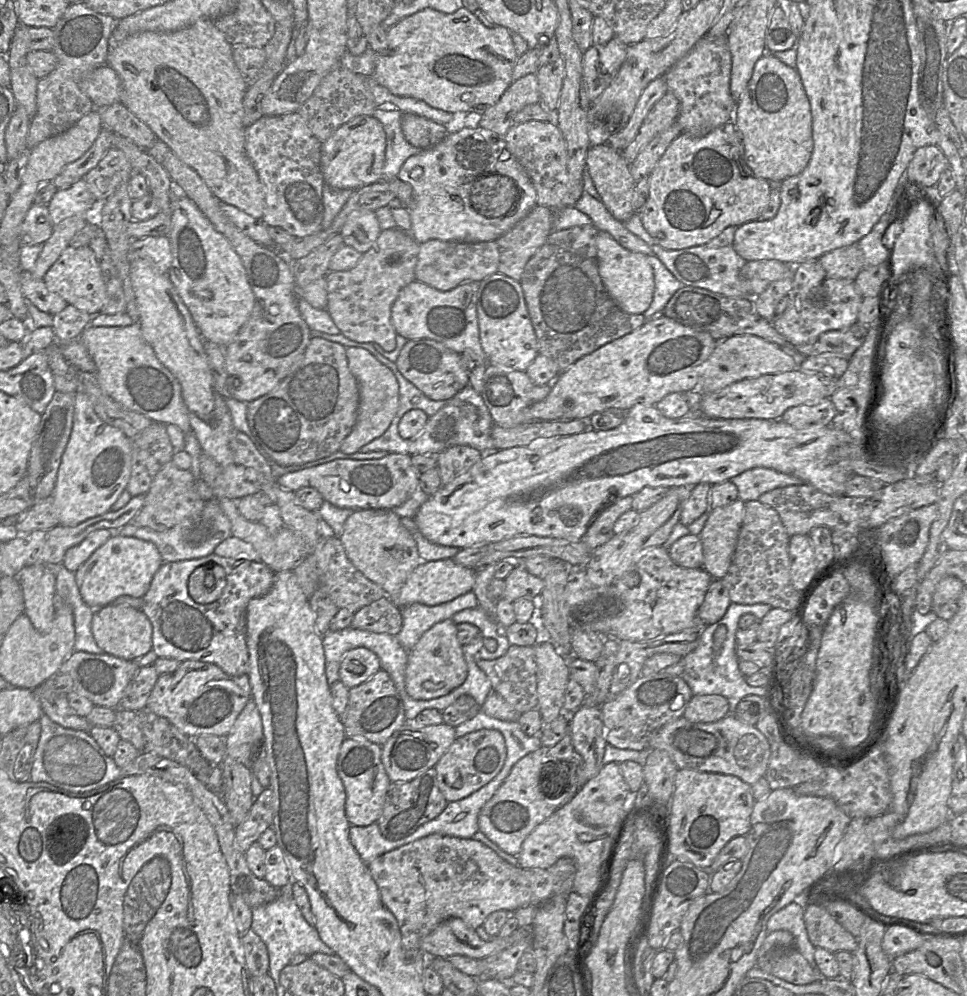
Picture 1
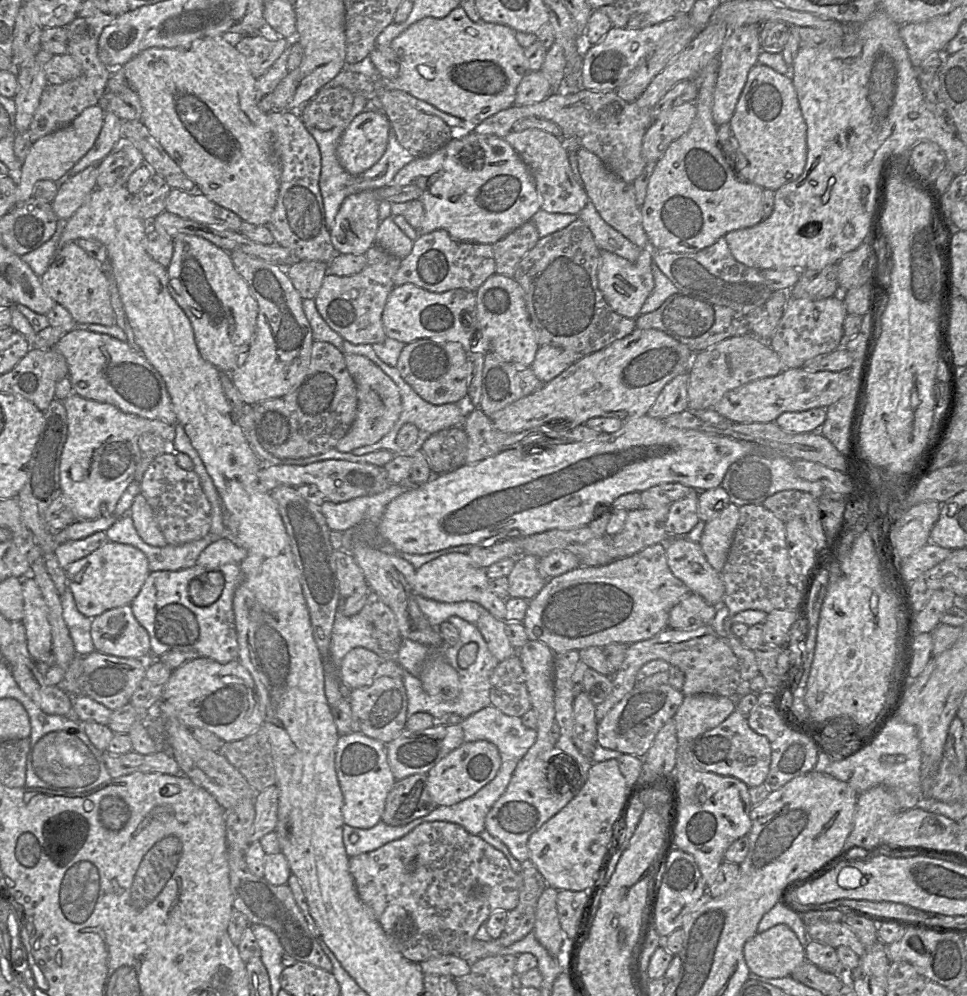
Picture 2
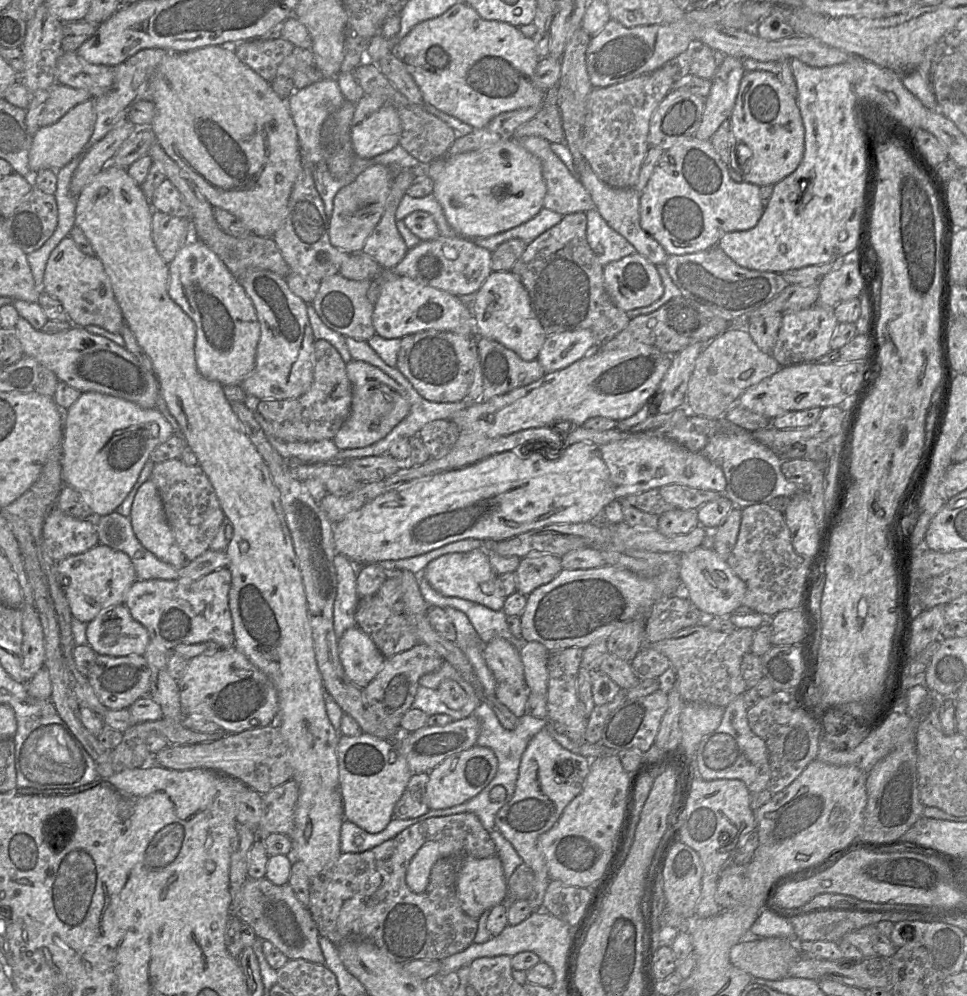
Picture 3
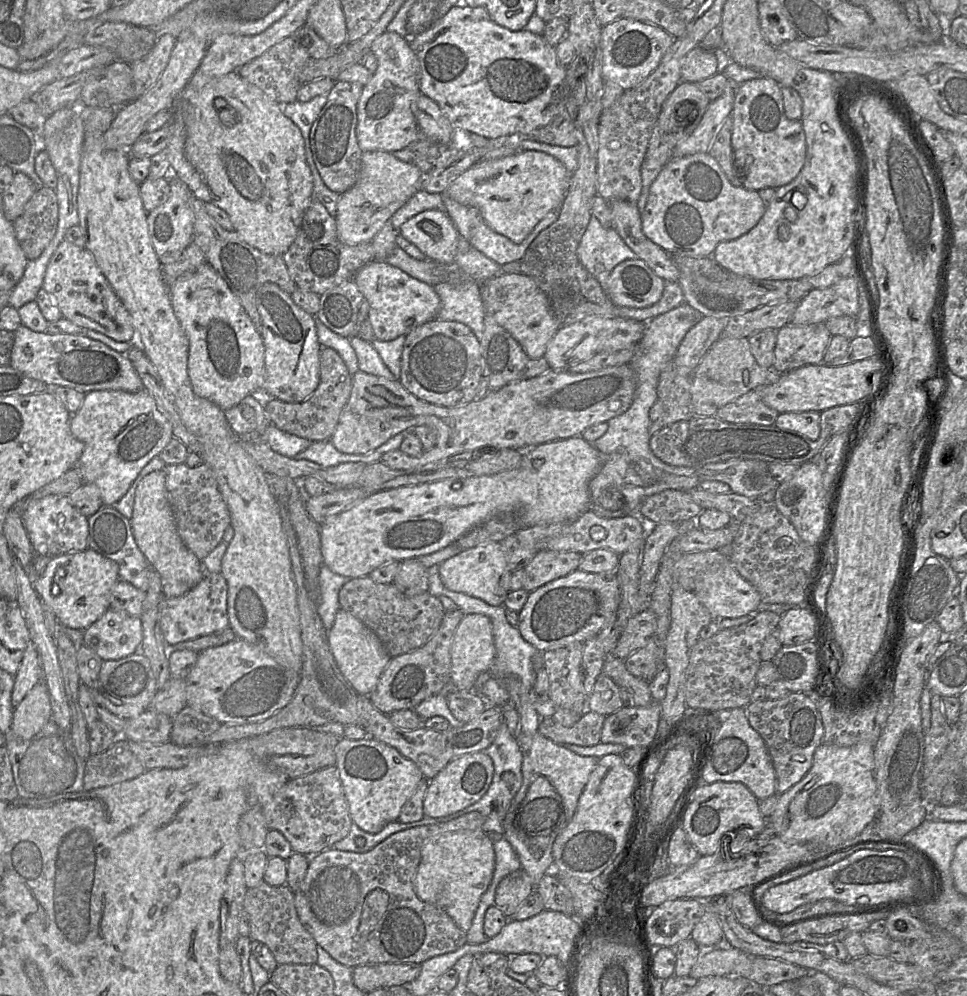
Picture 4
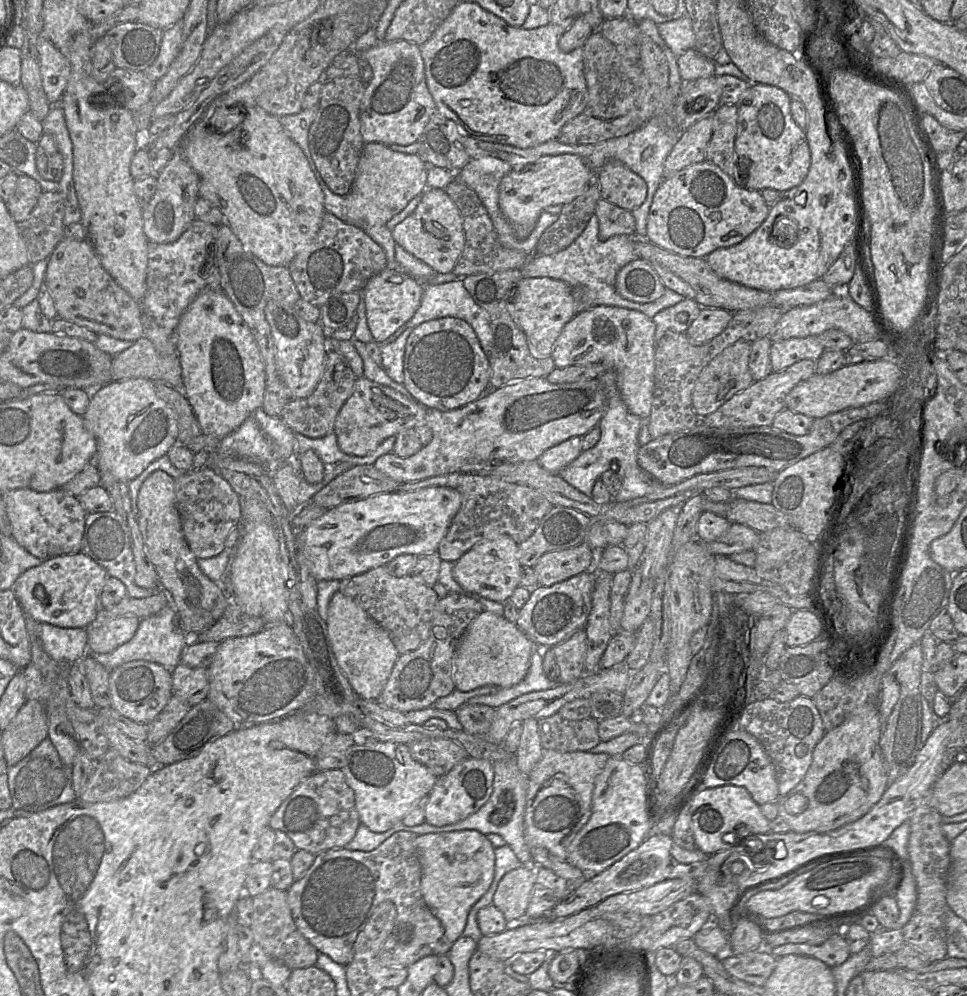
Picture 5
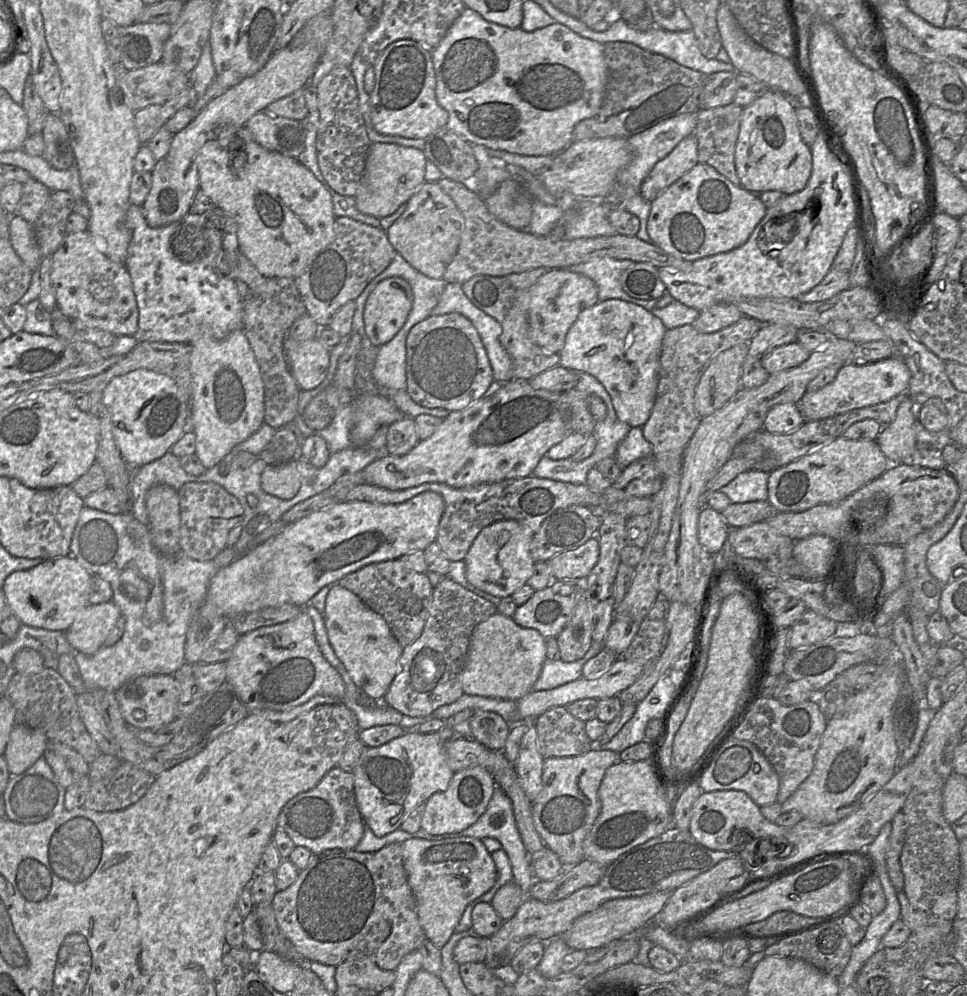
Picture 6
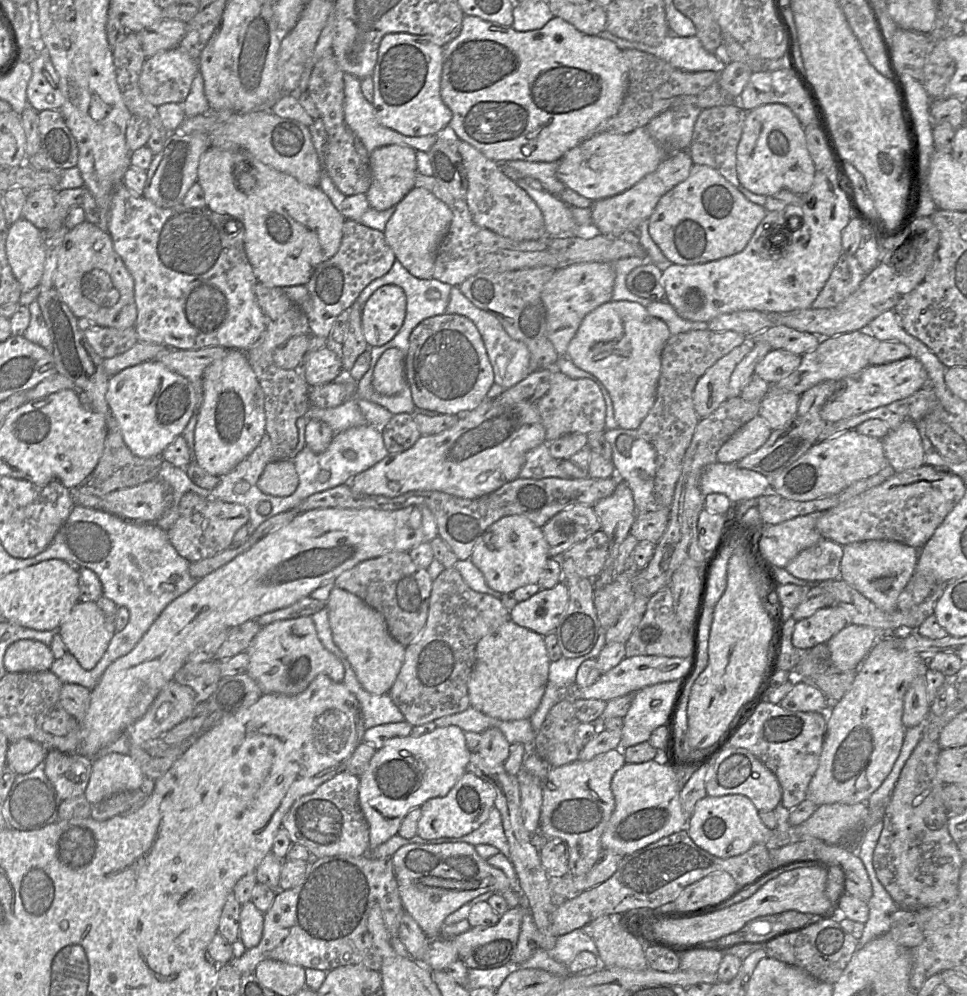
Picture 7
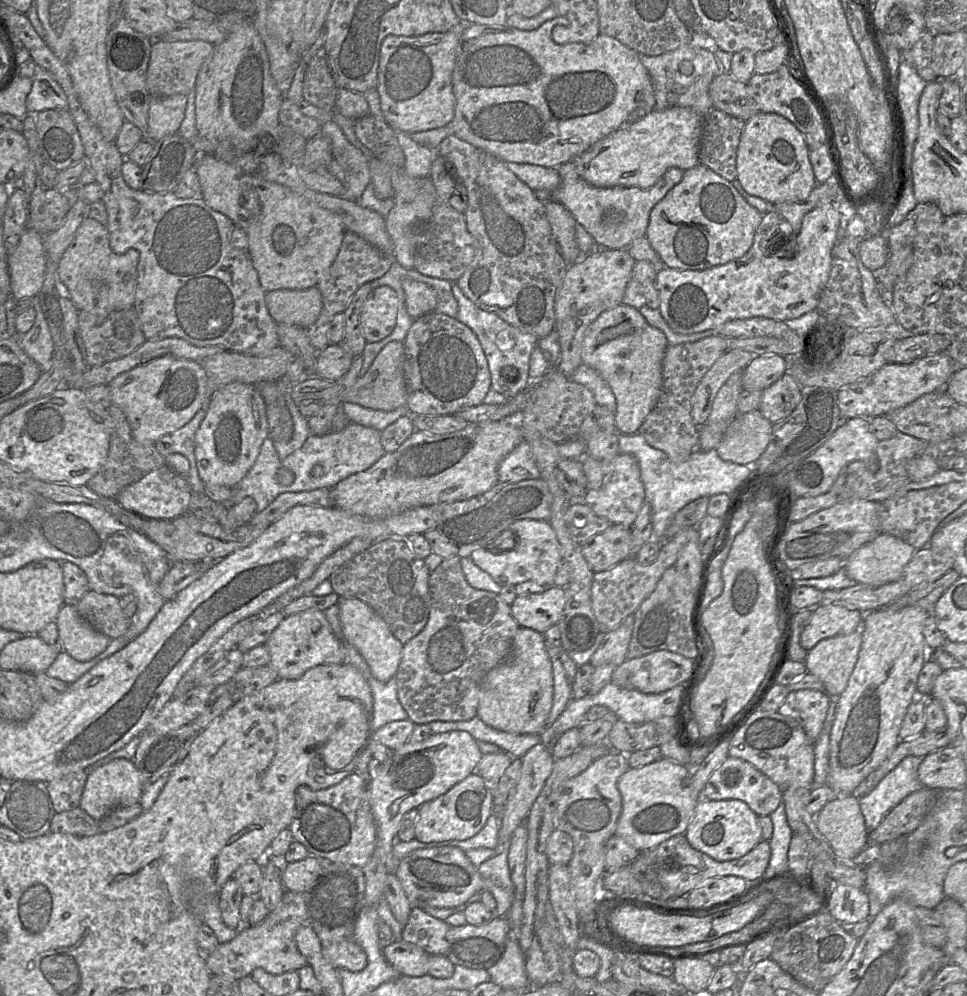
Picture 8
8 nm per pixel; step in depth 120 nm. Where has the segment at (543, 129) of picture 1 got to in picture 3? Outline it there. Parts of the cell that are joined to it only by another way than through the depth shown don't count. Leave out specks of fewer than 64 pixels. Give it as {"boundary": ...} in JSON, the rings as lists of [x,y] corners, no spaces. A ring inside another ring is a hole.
{"boundary":[[[536,136],[516,140],[540,162],[546,185],[543,208],[562,216],[595,209],[590,194],[580,183],[576,173],[571,173],[551,150],[550,143]]]}

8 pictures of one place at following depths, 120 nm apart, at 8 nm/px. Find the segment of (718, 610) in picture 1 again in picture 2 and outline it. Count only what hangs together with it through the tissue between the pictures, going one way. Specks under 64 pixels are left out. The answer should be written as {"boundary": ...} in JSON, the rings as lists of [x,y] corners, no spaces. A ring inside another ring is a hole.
{"boundary":[[[689,593],[670,610],[668,628],[689,631],[711,625],[716,612],[701,596]]]}

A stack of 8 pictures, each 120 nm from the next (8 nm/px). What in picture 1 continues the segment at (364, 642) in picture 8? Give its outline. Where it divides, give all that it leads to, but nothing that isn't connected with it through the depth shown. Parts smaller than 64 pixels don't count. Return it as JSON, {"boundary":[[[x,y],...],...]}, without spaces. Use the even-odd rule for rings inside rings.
{"boundary":[[[357,647],[343,656],[339,679],[350,689],[364,683],[380,669],[380,660],[374,652],[365,647]]]}

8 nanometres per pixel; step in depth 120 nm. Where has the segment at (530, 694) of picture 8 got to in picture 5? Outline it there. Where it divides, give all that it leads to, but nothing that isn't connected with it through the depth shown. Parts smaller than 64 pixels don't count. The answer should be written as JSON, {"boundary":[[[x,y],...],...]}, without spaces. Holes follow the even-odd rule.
{"boundary":[[[483,611],[468,625],[456,646],[453,658],[455,689],[469,692],[482,686],[508,688],[518,684],[527,675],[536,648],[540,647],[515,623]]]}

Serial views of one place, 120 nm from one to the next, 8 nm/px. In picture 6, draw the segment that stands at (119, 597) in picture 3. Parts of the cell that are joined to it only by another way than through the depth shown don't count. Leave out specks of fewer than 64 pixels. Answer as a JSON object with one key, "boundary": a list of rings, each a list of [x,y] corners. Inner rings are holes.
{"boundary":[[[74,557],[44,560],[34,568],[9,575],[2,586],[6,601],[22,625],[66,631],[88,605],[92,574]]]}

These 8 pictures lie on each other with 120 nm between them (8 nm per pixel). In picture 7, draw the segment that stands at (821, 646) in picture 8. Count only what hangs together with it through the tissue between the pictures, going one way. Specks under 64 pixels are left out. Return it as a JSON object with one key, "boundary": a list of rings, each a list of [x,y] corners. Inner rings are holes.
{"boundary":[[[848,624],[826,643],[832,665],[841,671],[858,671],[878,637],[879,631],[874,628]]]}

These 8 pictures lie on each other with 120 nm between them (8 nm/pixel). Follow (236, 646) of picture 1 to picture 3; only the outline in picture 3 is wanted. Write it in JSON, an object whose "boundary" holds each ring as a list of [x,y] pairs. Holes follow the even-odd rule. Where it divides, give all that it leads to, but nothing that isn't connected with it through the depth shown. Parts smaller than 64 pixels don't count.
{"boundary":[[[223,567],[197,580],[136,580],[127,591],[124,605],[148,630],[150,639],[167,651],[180,644],[203,642],[213,642],[220,649],[228,649],[235,646],[228,601],[231,579],[230,570]]]}

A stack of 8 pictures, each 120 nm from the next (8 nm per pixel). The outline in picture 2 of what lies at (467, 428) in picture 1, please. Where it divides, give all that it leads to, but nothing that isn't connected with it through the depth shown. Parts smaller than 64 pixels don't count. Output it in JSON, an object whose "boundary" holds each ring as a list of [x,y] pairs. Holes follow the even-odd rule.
{"boundary":[[[344,340],[343,352],[345,354],[355,354],[355,355],[364,356],[368,358],[370,361],[372,361],[374,364],[376,364],[397,385],[400,391],[401,401],[402,401],[402,411],[400,413],[398,420],[395,422],[394,426],[392,427],[392,429],[378,442],[351,451],[351,453],[354,455],[361,456],[379,450],[387,450],[393,453],[394,455],[412,457],[417,450],[421,450],[421,438],[426,438],[431,434],[437,433],[441,430],[450,427],[454,427],[454,426],[461,427],[463,421],[472,412],[473,408],[479,408],[479,406],[478,407],[470,406],[464,404],[463,402],[449,403],[443,405],[433,405],[426,402],[412,389],[412,387],[409,384],[407,384],[403,380],[396,367],[391,367],[386,363],[384,363],[380,358],[378,358],[378,356],[373,351],[372,345],[370,344],[354,345]],[[407,423],[411,423],[417,427],[420,433],[420,442],[419,444],[413,445],[409,449],[403,451],[396,444],[396,436],[399,430],[401,429],[401,427]]]}

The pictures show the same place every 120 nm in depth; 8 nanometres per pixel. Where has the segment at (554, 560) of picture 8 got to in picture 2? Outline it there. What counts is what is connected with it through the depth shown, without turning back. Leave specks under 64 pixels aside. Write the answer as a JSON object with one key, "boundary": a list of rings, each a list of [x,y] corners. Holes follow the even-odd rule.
{"boundary":[[[467,553],[446,554],[419,567],[415,573],[413,590],[416,595],[438,602],[472,601],[497,619],[505,620],[506,617],[506,600],[492,591],[486,569],[475,564]]]}

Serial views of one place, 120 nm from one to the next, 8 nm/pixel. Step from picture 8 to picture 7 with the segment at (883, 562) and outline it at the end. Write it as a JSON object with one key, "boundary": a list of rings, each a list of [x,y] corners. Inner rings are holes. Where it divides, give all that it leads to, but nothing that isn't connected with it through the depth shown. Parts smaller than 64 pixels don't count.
{"boundary":[[[868,540],[843,546],[840,577],[885,612],[898,609],[900,593],[915,573],[919,551],[891,540]]]}

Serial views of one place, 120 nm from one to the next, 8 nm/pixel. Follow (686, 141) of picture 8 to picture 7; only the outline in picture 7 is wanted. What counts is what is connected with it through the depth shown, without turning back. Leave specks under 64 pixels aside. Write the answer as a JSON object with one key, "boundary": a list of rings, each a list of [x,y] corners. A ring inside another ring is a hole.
{"boundary":[[[646,127],[629,134],[599,133],[584,139],[558,161],[556,177],[566,188],[597,201],[631,188],[655,171],[664,158],[664,151]]]}

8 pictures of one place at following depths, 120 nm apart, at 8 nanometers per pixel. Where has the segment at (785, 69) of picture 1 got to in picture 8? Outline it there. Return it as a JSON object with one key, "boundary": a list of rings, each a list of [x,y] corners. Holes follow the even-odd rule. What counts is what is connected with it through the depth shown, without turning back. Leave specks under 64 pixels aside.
{"boundary":[[[759,112],[745,122],[736,157],[736,180],[751,196],[771,206],[805,200],[818,185],[802,133],[788,119],[776,113]]]}

